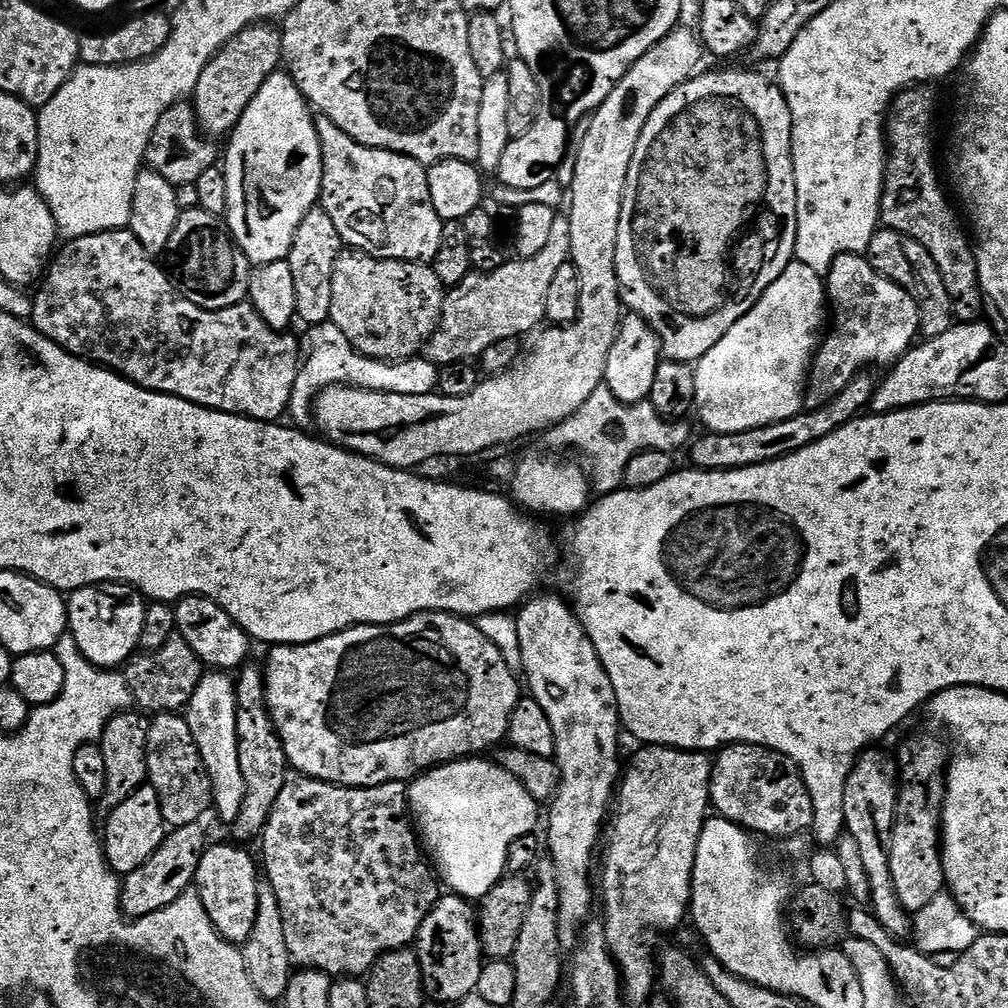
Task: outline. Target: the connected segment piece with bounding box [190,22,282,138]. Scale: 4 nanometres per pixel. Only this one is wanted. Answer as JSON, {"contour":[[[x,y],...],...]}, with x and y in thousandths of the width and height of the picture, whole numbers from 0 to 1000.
{"contour":[[[266,22],[249,24],[240,30],[200,69],[196,85],[190,90],[188,102],[194,111],[194,123],[207,137],[225,136],[236,125],[244,105],[260,89],[260,81],[271,75],[280,63],[279,29]]]}

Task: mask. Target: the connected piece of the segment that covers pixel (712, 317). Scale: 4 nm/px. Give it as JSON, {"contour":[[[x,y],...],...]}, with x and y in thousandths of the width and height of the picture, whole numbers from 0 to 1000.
{"contour":[[[697,71],[688,74],[686,79],[673,84],[652,105],[649,113],[645,113],[645,117],[633,137],[631,148],[629,149],[629,157],[625,161],[625,169],[621,177],[621,188],[617,196],[617,212],[613,220],[613,244],[611,245],[611,271],[615,281],[615,297],[618,305],[624,311],[636,313],[651,328],[651,334],[655,336],[658,352],[662,356],[678,357],[680,359],[693,359],[718,334],[720,327],[724,327],[724,323],[728,323],[728,319],[735,317],[754,299],[758,289],[773,276],[776,268],[780,268],[780,264],[787,261],[790,252],[790,178],[788,177],[788,161],[786,160],[786,118],[784,117],[784,105],[780,101],[778,92],[774,89],[773,82],[766,80],[765,83],[760,76],[753,75],[750,71]]]}

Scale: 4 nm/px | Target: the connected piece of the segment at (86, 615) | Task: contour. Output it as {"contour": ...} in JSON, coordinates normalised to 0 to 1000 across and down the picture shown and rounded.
{"contour":[[[108,577],[77,583],[65,595],[67,627],[77,637],[77,645],[94,663],[118,664],[136,650],[141,633],[144,592],[127,579]]]}

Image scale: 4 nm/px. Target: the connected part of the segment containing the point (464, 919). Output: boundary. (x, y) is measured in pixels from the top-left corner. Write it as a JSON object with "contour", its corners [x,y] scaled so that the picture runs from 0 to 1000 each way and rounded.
{"contour":[[[438,888],[415,923],[411,943],[417,955],[422,985],[428,991],[430,988],[437,996],[452,998],[469,987],[474,978],[474,966],[478,966],[482,955],[476,943],[474,913],[469,898],[459,889]]]}

